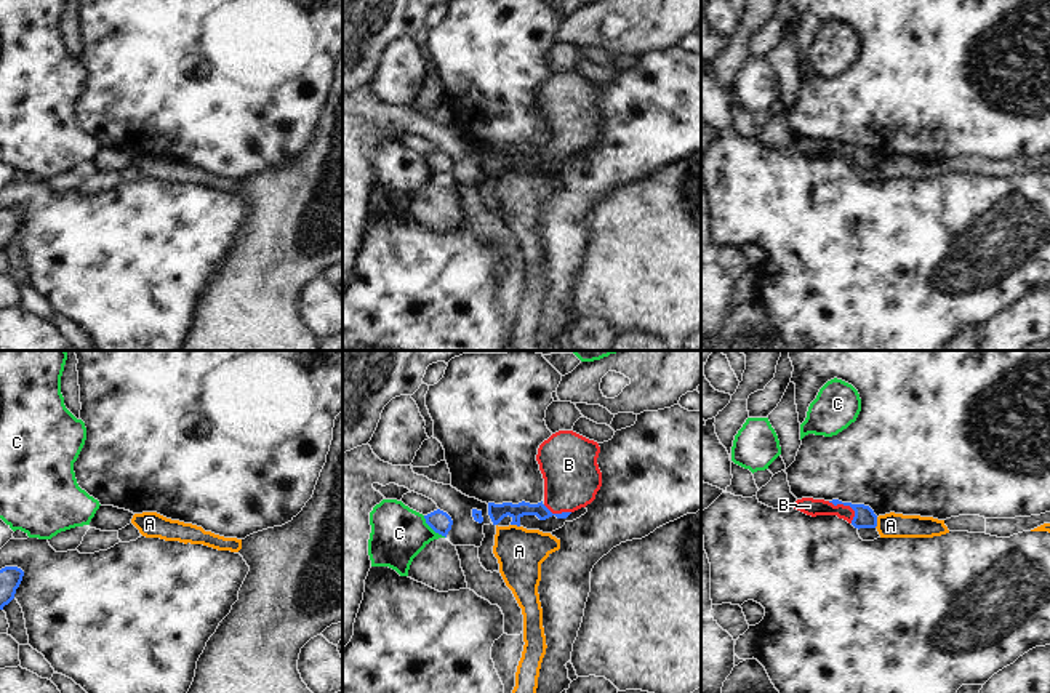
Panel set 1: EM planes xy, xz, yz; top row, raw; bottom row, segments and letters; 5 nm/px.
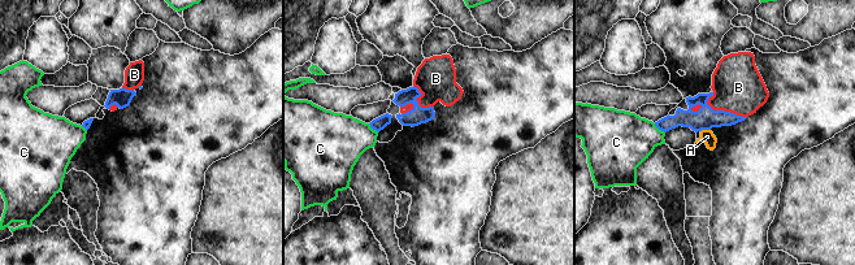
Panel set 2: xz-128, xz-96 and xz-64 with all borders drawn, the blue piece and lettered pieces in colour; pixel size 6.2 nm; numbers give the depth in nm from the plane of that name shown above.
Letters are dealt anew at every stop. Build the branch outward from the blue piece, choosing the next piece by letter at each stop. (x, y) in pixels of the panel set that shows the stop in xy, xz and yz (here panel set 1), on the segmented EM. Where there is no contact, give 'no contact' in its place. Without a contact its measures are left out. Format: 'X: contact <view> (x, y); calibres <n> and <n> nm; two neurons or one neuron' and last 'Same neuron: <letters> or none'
A: contact yz (876, 522); calibres 110 and 130 nm; two neurons
B: contact yz (847, 504); calibres 110 and 90 nm; one neuron
C: contact xz (432, 528); calibres 110 and 280 nm; two neurons
Same neuron: B

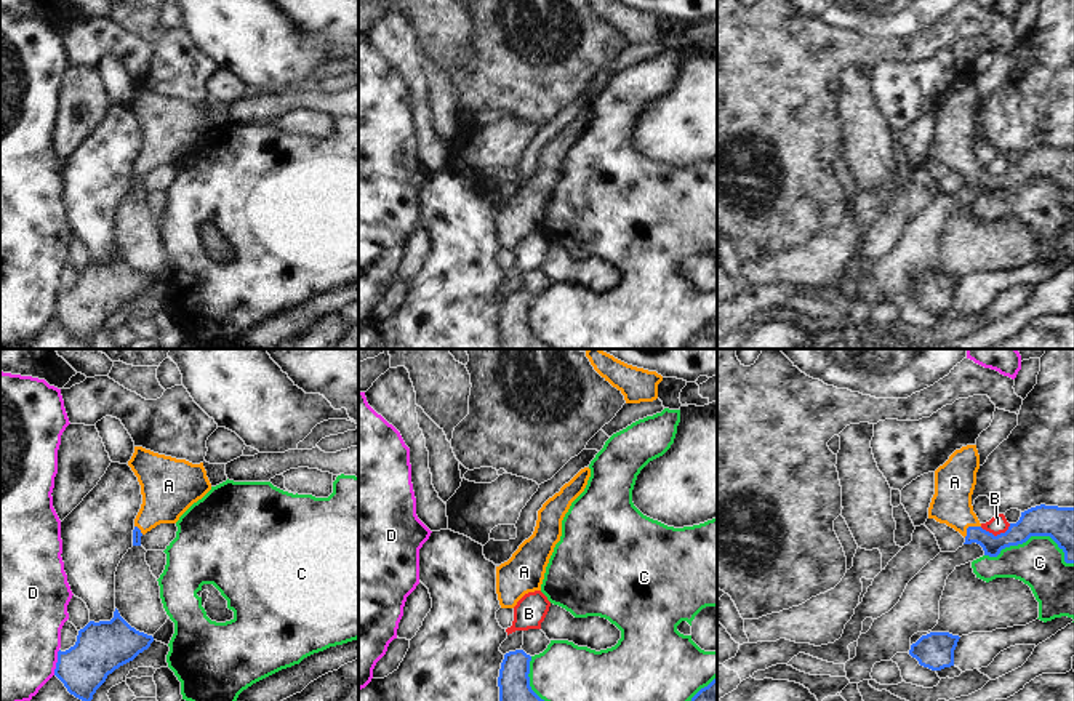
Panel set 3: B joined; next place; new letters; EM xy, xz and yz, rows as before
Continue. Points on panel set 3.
A: contact yz (969, 527); calibres 110 and 200 nm; one neuron
B: contact yz (997, 535); calibres 160 and 90 nm; two neurons
C: contact yz (1033, 535); calibres 160 and 240 nm; two neurons
D: contact xy (56, 663); calibres 260 and 500 nm; two neurons
Same neuron: A

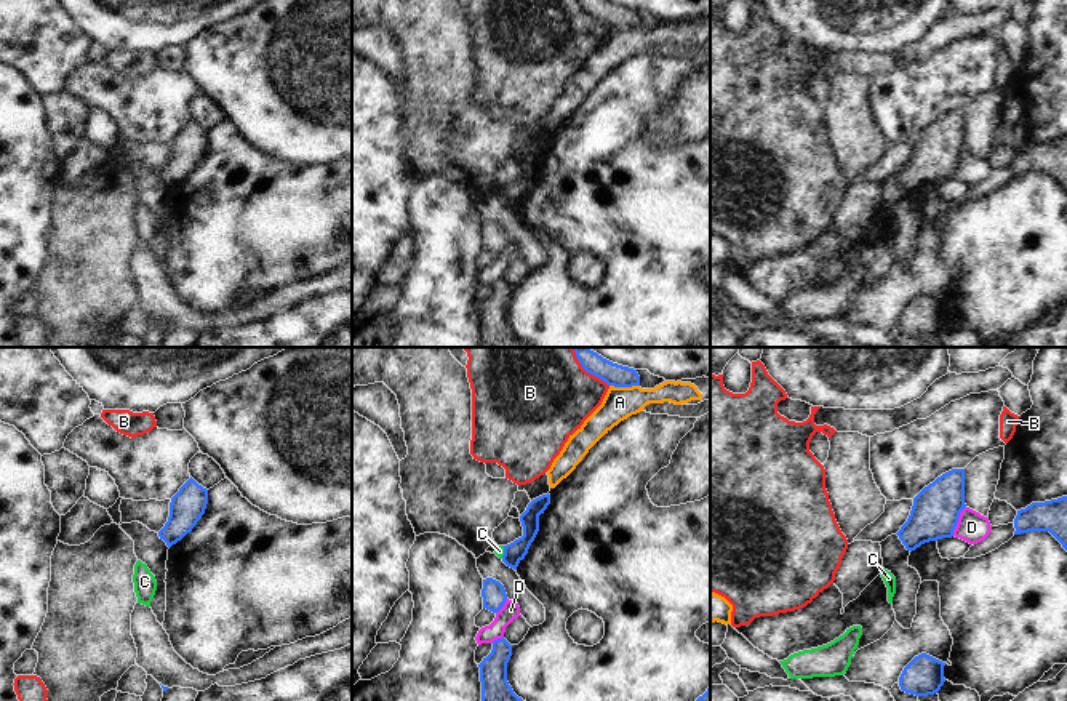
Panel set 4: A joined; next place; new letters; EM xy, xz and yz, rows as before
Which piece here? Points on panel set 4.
A: contact xz (624, 386); calibres 110 and 160 nm; two neurons
B: contact xz (586, 370); calibres 110 and 480 nm; two neurons
C: contact xz (504, 552); calibres 100 and 50 nm; two neurons
D: contact yz (957, 520); calibres 240 and 150 nm; two neurons
Same neuron: none

